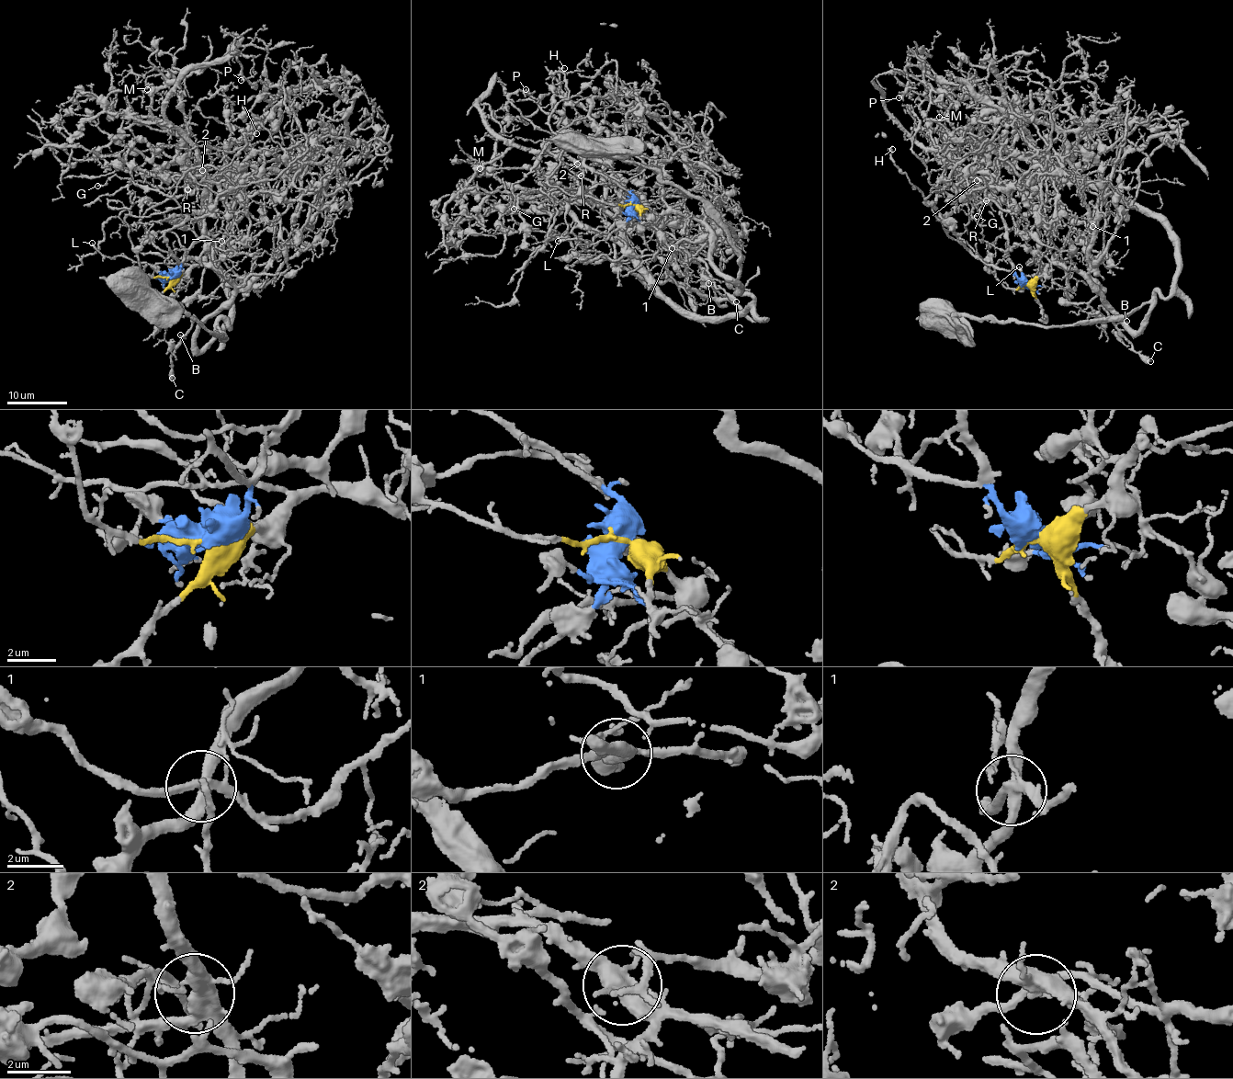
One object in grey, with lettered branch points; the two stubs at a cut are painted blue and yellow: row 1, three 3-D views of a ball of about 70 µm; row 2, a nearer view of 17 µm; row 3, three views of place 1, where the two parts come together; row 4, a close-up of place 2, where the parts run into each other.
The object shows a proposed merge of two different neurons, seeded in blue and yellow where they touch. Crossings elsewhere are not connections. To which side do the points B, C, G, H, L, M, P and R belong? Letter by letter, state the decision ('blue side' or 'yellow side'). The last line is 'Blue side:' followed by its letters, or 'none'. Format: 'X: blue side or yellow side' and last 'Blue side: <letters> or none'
B: yellow side
C: yellow side
G: blue side
H: blue side
L: yellow side
M: yellow side
P: blue side
R: blue side
Blue side: G, H, P, R

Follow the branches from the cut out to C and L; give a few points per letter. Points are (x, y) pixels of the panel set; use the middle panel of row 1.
C: (632, 204), (644, 210), (678, 265), (690, 260), (706, 264), (716, 288), (736, 301)
L: (632, 204), (648, 217), (624, 220), (608, 237), (593, 244), (573, 238), (558, 240)

